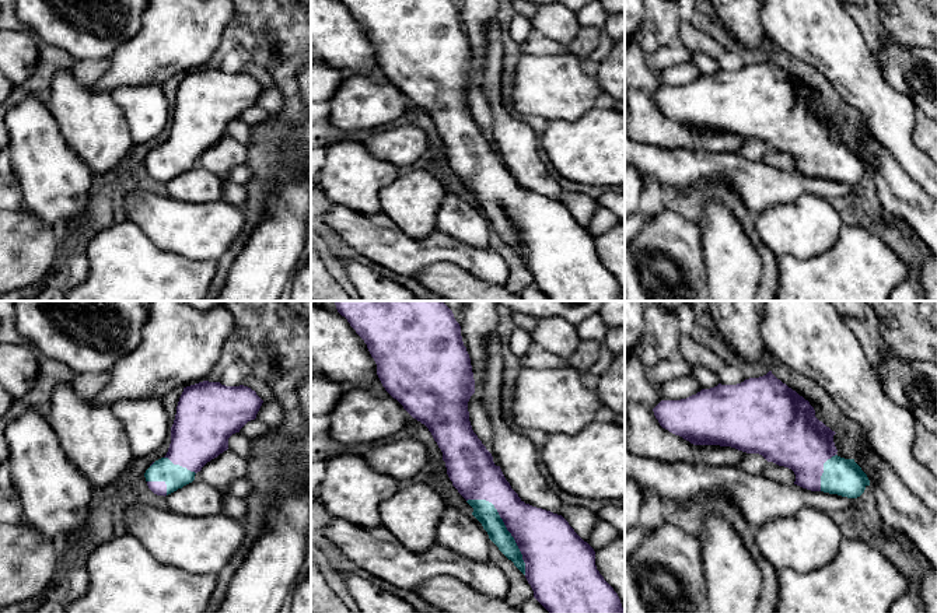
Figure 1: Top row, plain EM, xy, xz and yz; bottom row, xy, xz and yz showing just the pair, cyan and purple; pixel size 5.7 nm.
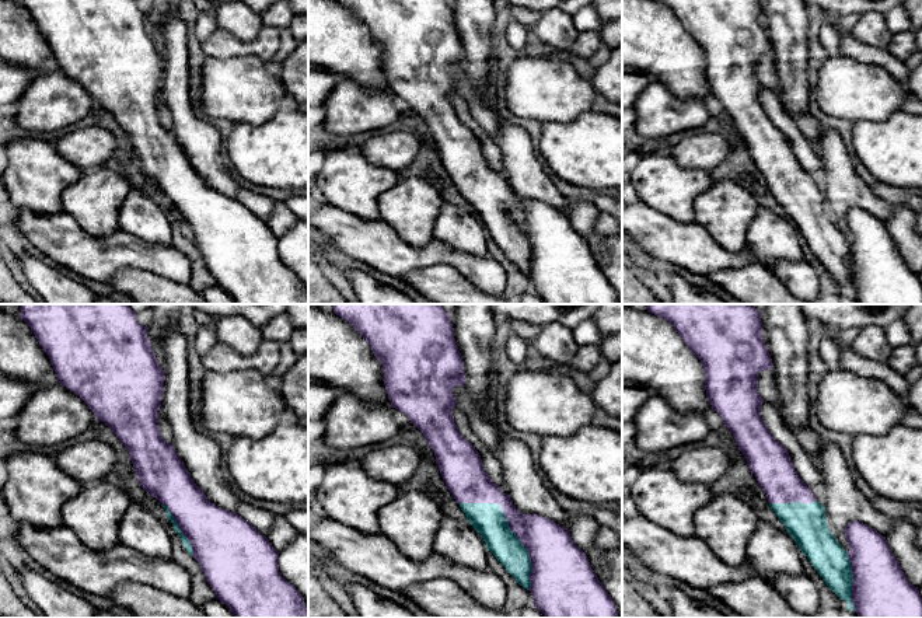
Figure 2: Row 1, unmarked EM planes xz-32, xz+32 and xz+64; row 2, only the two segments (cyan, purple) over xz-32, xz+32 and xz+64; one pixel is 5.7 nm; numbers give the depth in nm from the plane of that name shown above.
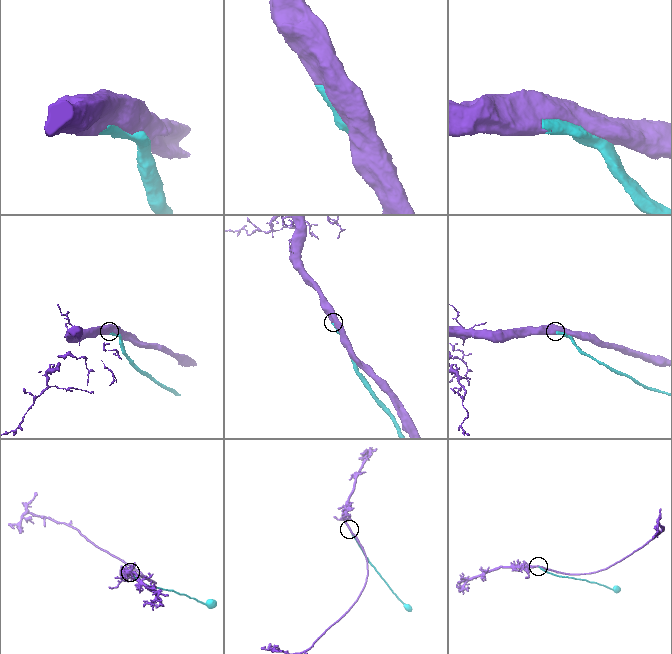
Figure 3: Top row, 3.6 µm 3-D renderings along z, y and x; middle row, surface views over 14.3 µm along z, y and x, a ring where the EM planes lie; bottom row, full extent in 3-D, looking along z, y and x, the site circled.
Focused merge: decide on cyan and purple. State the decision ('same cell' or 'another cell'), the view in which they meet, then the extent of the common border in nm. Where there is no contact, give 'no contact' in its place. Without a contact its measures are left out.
same cell; contact in xz; length 550 nm

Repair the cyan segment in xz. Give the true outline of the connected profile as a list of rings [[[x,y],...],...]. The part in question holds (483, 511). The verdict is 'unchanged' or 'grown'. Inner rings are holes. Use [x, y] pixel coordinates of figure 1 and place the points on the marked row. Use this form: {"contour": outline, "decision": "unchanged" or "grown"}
{"contour": [[[335,301],[364,340],[385,390],[424,424],[443,452],[452,486],[473,508],[489,539],[525,575],[549,613],[623,613],[618,593],[595,565],[595,551],[557,514],[525,504],[473,432],[468,402],[475,393],[461,326],[443,301]]], "decision": "grown"}

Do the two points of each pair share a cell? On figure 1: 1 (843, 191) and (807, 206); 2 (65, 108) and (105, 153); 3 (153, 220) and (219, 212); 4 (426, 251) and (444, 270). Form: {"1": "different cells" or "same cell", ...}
{"1": "different cells", "2": "same cell", "3": "same cell", "4": "different cells"}

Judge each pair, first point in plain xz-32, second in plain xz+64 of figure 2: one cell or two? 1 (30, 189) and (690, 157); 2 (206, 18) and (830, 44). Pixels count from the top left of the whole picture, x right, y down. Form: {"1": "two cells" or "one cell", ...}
{"1": "two cells", "2": "one cell"}

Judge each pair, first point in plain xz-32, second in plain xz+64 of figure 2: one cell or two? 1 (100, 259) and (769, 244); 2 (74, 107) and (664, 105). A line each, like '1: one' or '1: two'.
1: two
2: one

